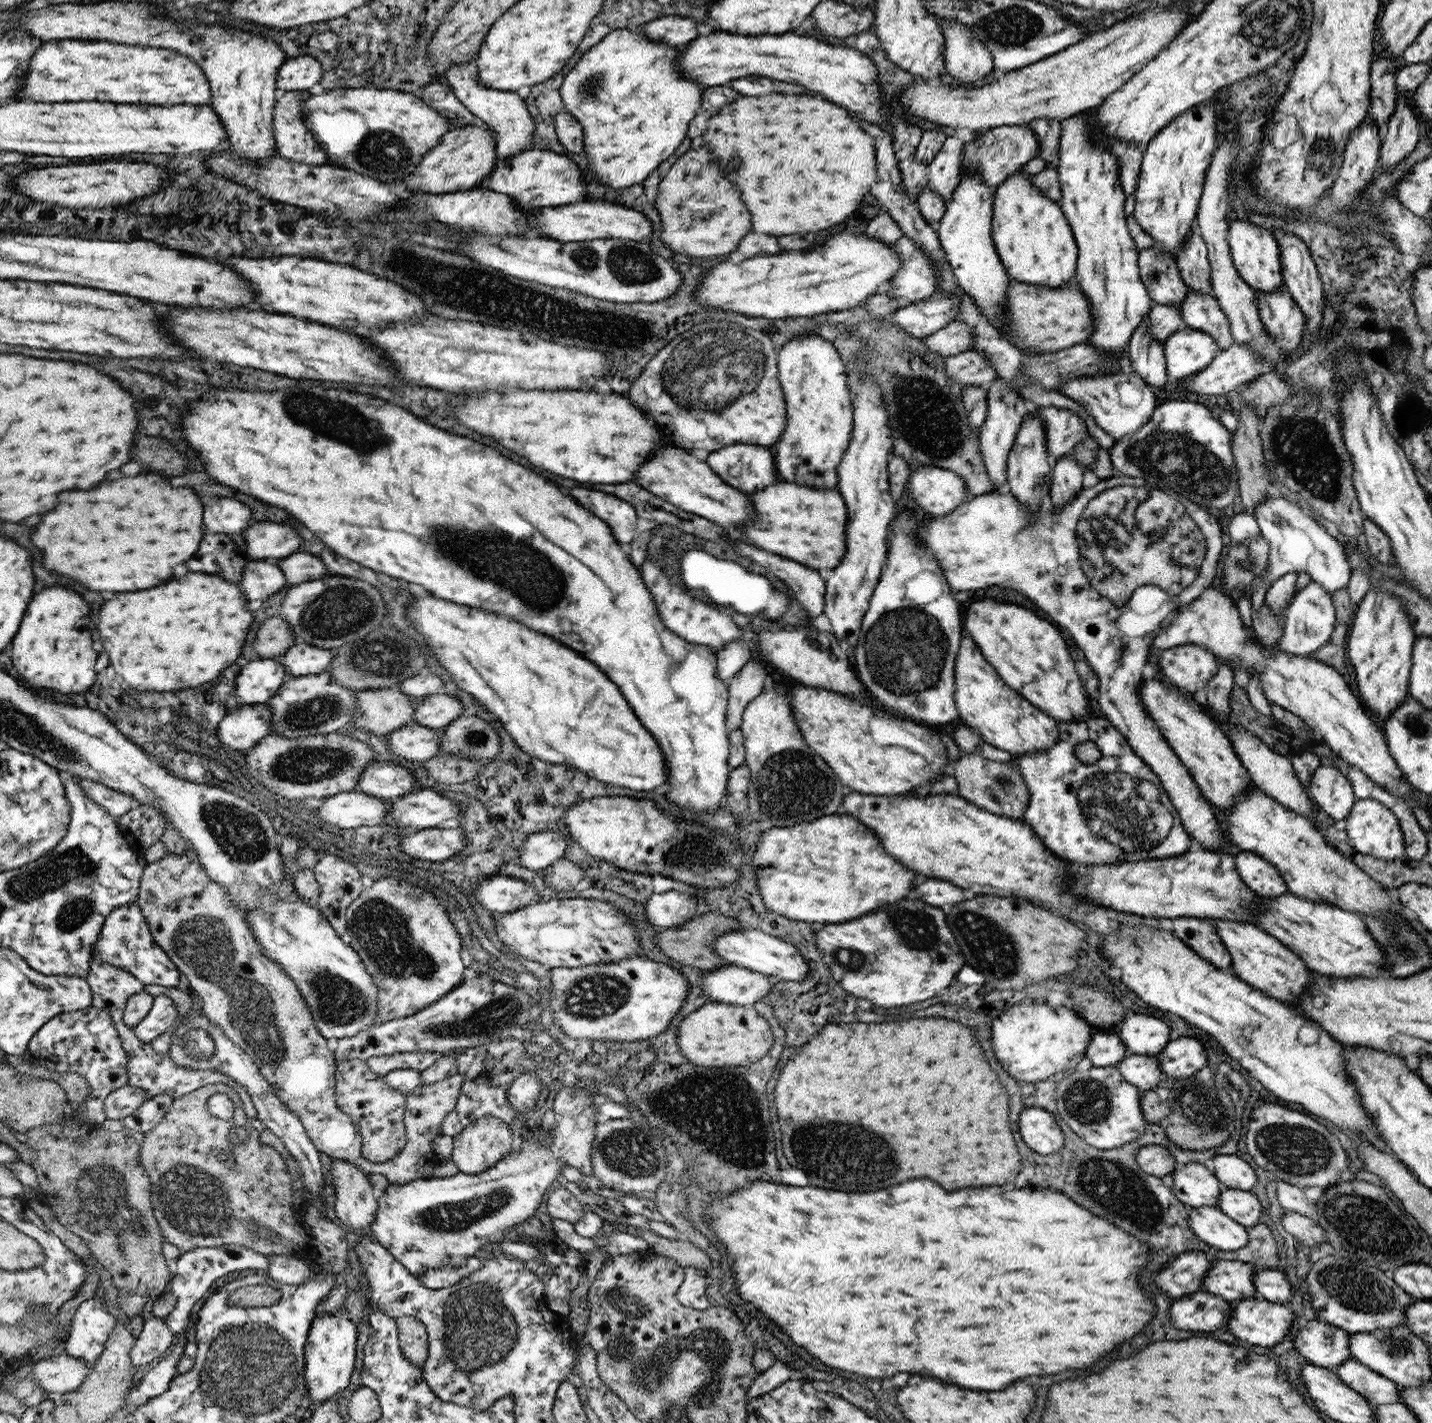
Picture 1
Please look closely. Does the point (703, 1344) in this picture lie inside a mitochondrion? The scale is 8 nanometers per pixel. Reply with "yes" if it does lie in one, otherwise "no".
yes

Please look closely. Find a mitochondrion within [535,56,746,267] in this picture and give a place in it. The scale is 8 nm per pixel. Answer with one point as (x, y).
(594, 83)

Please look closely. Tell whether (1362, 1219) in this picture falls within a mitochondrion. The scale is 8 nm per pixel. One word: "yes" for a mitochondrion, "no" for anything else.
yes

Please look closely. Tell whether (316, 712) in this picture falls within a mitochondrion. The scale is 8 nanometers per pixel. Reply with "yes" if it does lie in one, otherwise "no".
yes

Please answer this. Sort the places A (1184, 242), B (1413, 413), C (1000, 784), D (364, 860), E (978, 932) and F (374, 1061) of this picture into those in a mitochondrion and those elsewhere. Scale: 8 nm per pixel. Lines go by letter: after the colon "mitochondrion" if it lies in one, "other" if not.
A: other
B: mitochondrion
C: mitochondrion
D: other
E: mitochondrion
F: other

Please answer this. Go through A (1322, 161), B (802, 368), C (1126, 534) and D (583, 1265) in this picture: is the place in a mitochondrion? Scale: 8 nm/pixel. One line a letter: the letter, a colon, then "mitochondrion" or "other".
A: mitochondrion
B: other
C: mitochondrion
D: other

